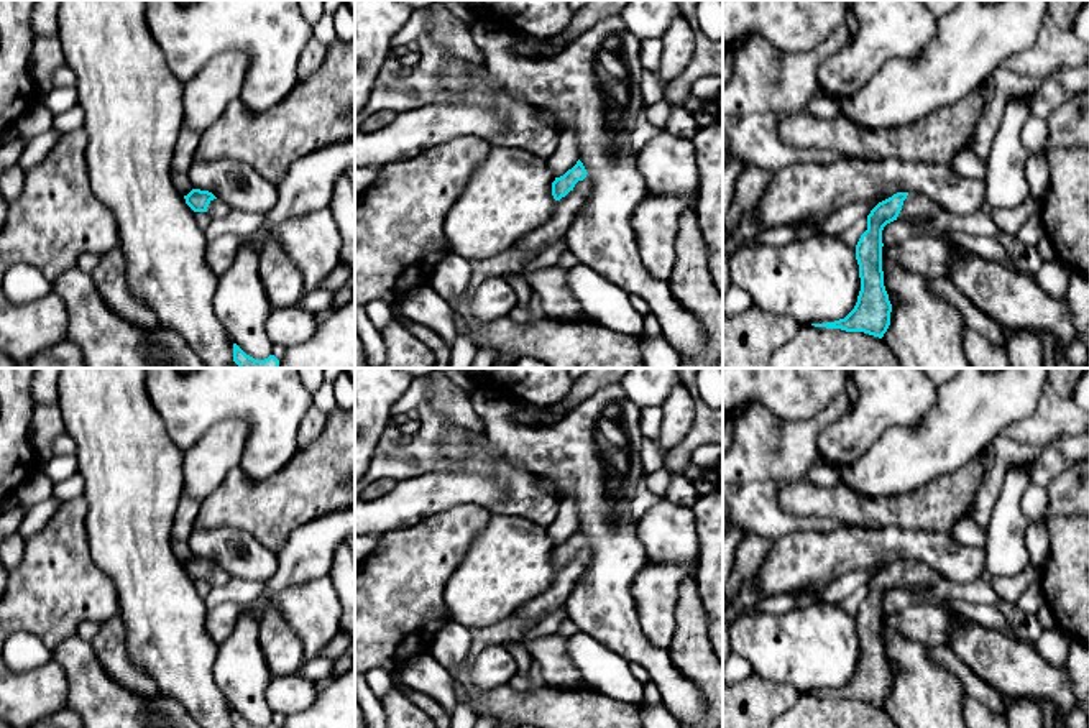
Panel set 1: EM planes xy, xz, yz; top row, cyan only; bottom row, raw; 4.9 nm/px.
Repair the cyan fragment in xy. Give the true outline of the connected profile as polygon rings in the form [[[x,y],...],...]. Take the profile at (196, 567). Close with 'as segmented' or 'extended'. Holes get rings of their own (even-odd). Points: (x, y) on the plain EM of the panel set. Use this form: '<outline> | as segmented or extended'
[[[192,557],[184,564],[194,580],[209,580],[212,585],[223,585],[230,577],[209,559]]] | extended

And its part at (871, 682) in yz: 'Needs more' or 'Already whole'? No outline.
Needs more

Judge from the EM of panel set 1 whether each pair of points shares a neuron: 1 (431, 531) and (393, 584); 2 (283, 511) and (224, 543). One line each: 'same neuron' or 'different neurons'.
1: same neuron
2: different neurons

